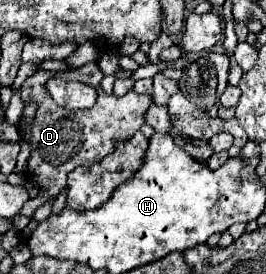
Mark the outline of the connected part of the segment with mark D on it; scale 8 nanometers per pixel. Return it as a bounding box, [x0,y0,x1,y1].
[19,62,151,216]

